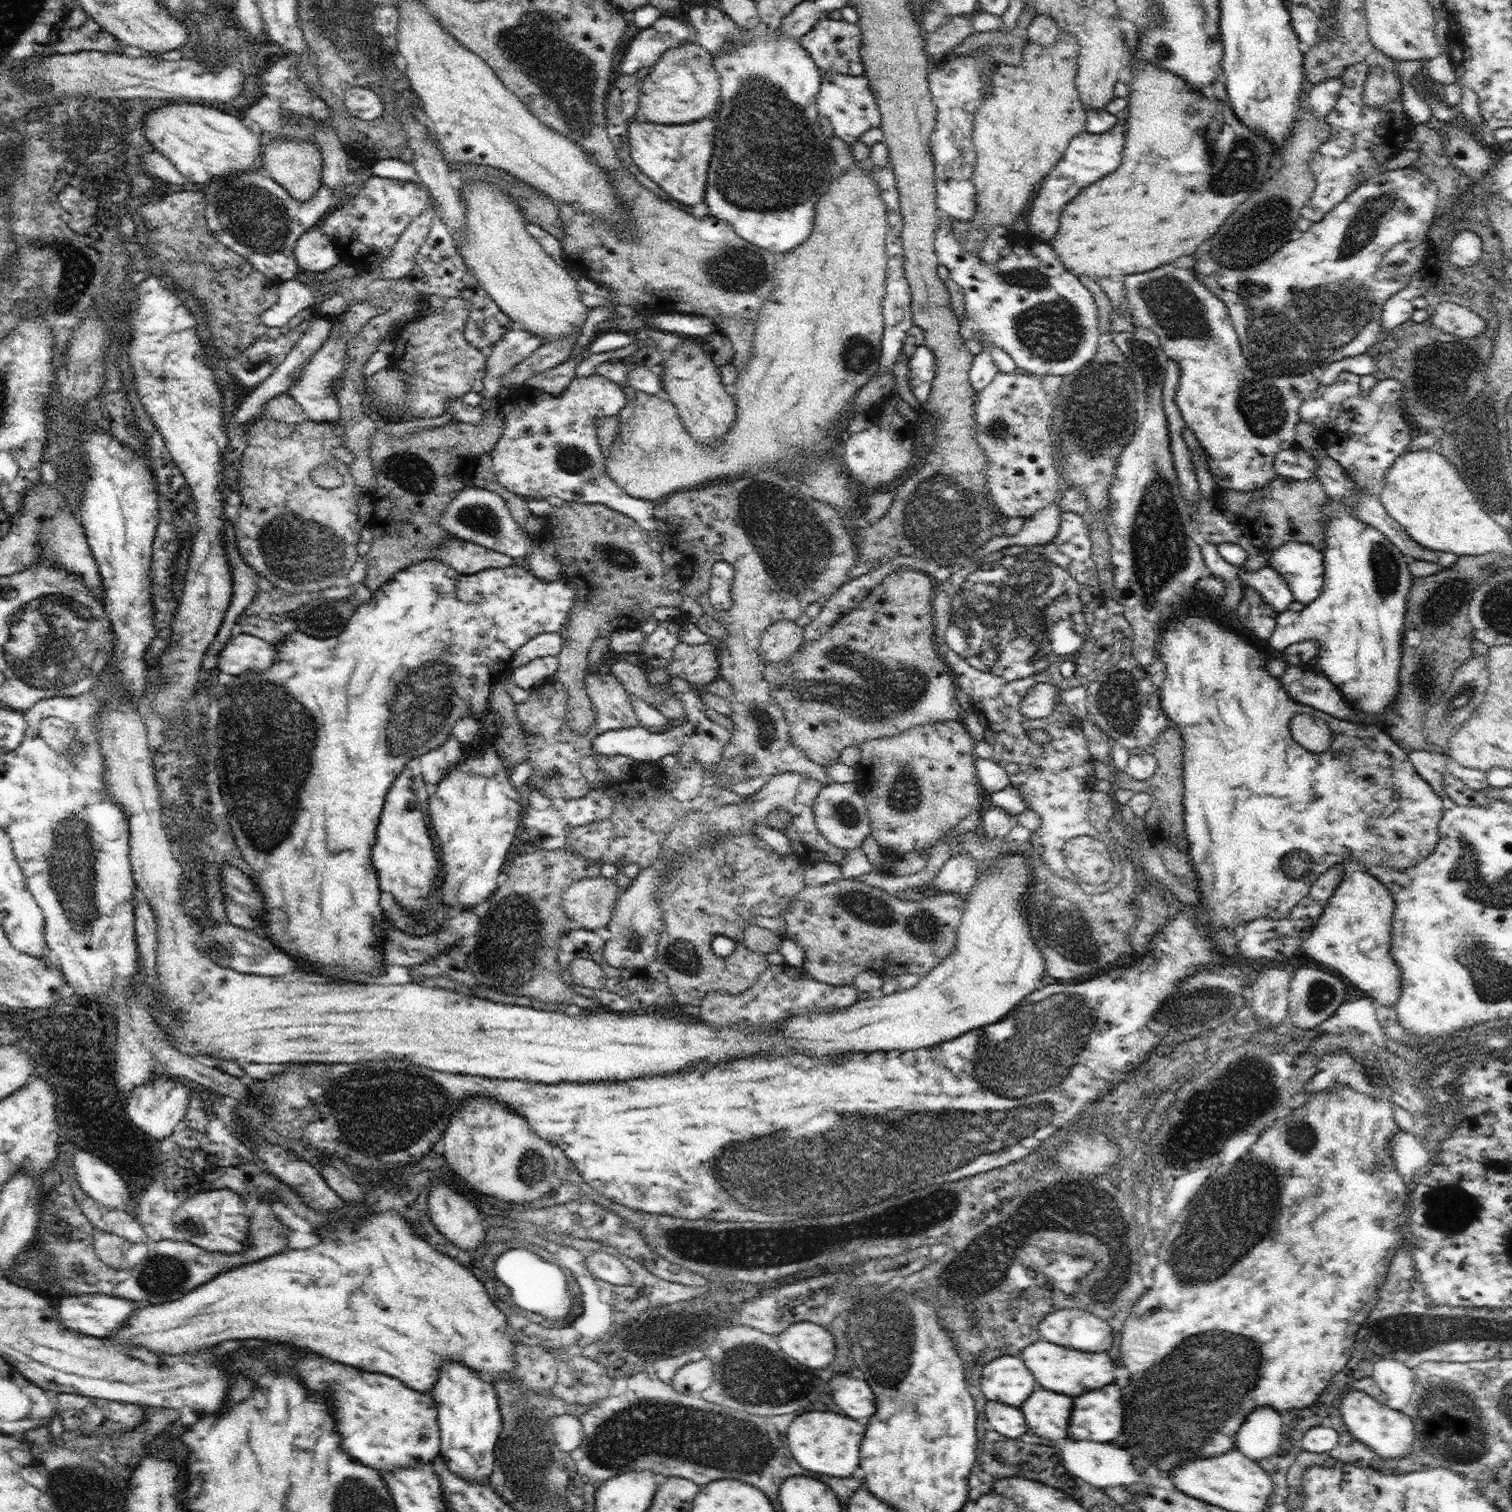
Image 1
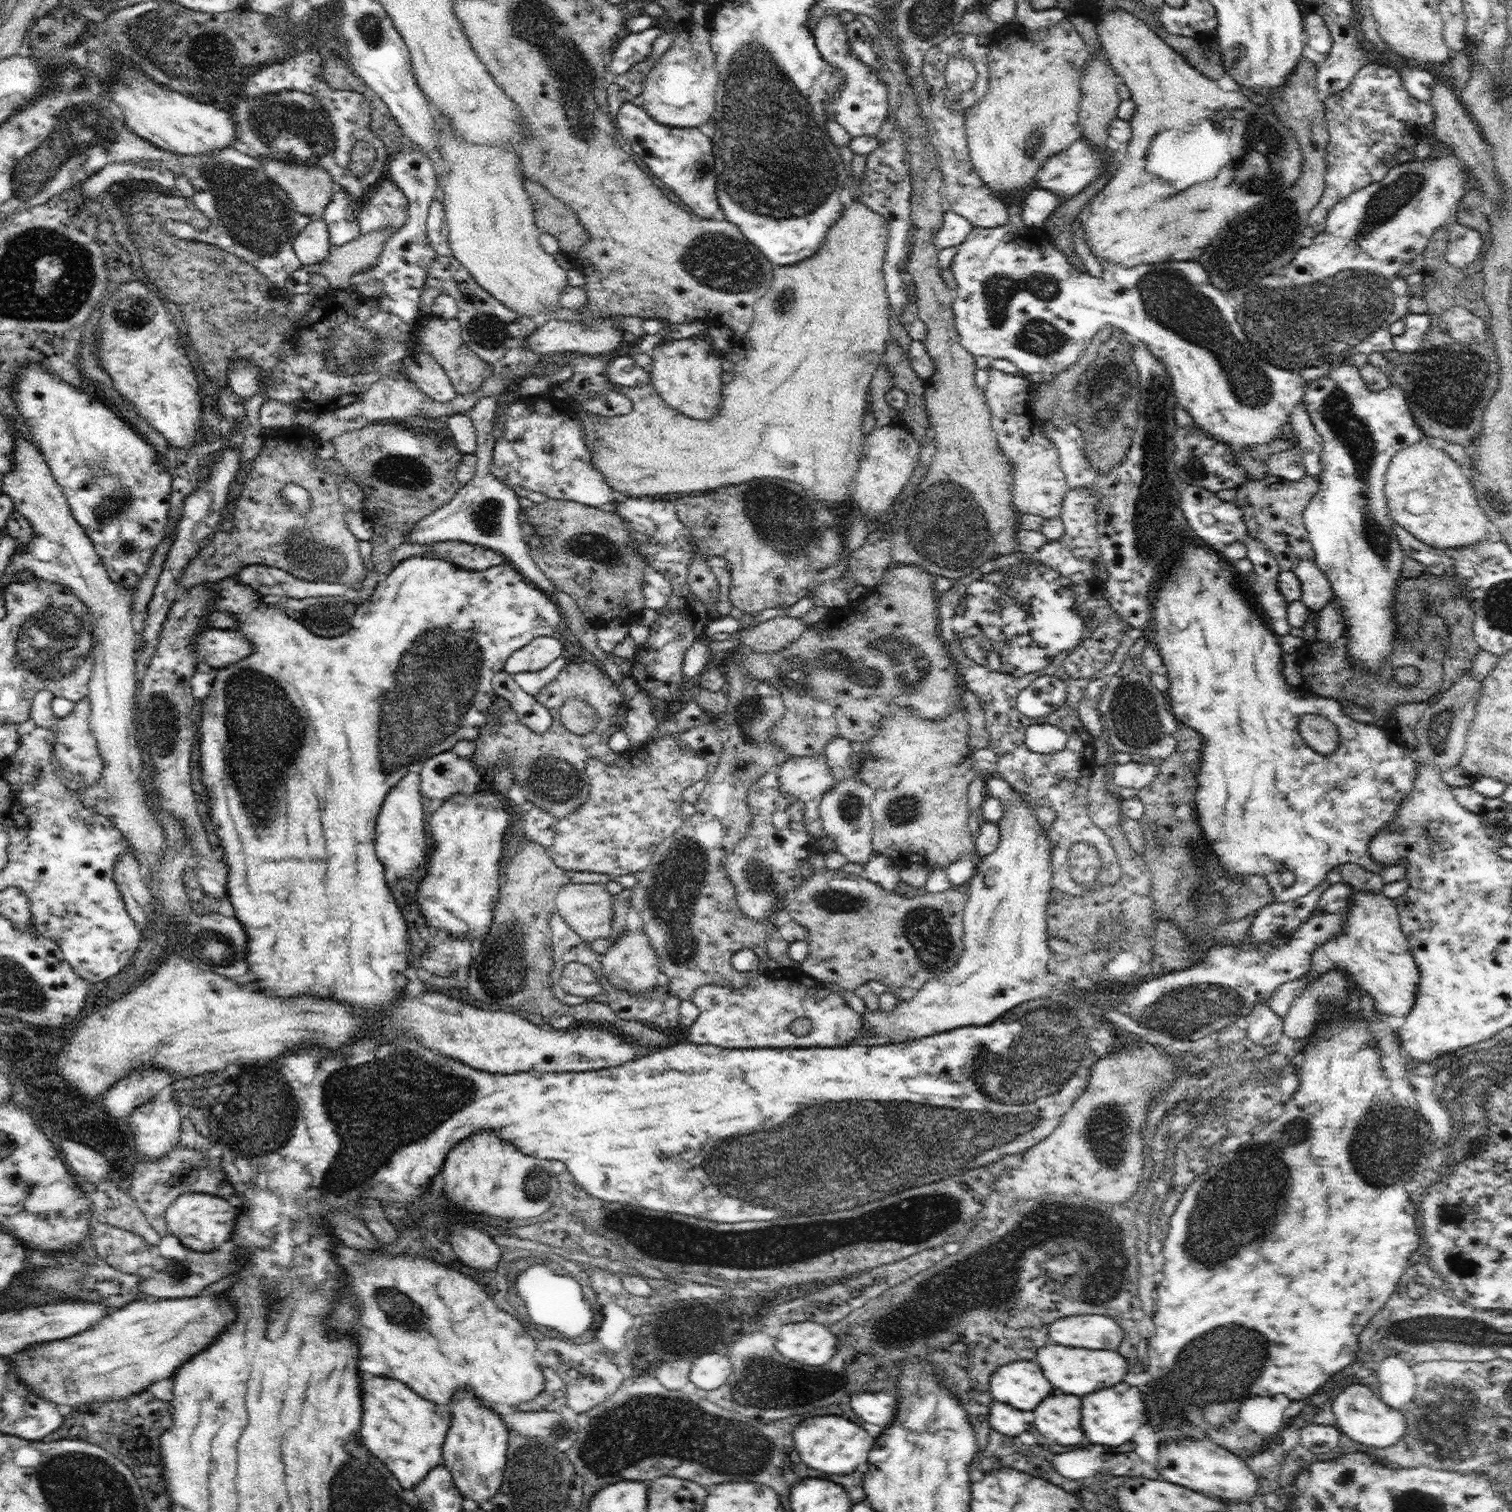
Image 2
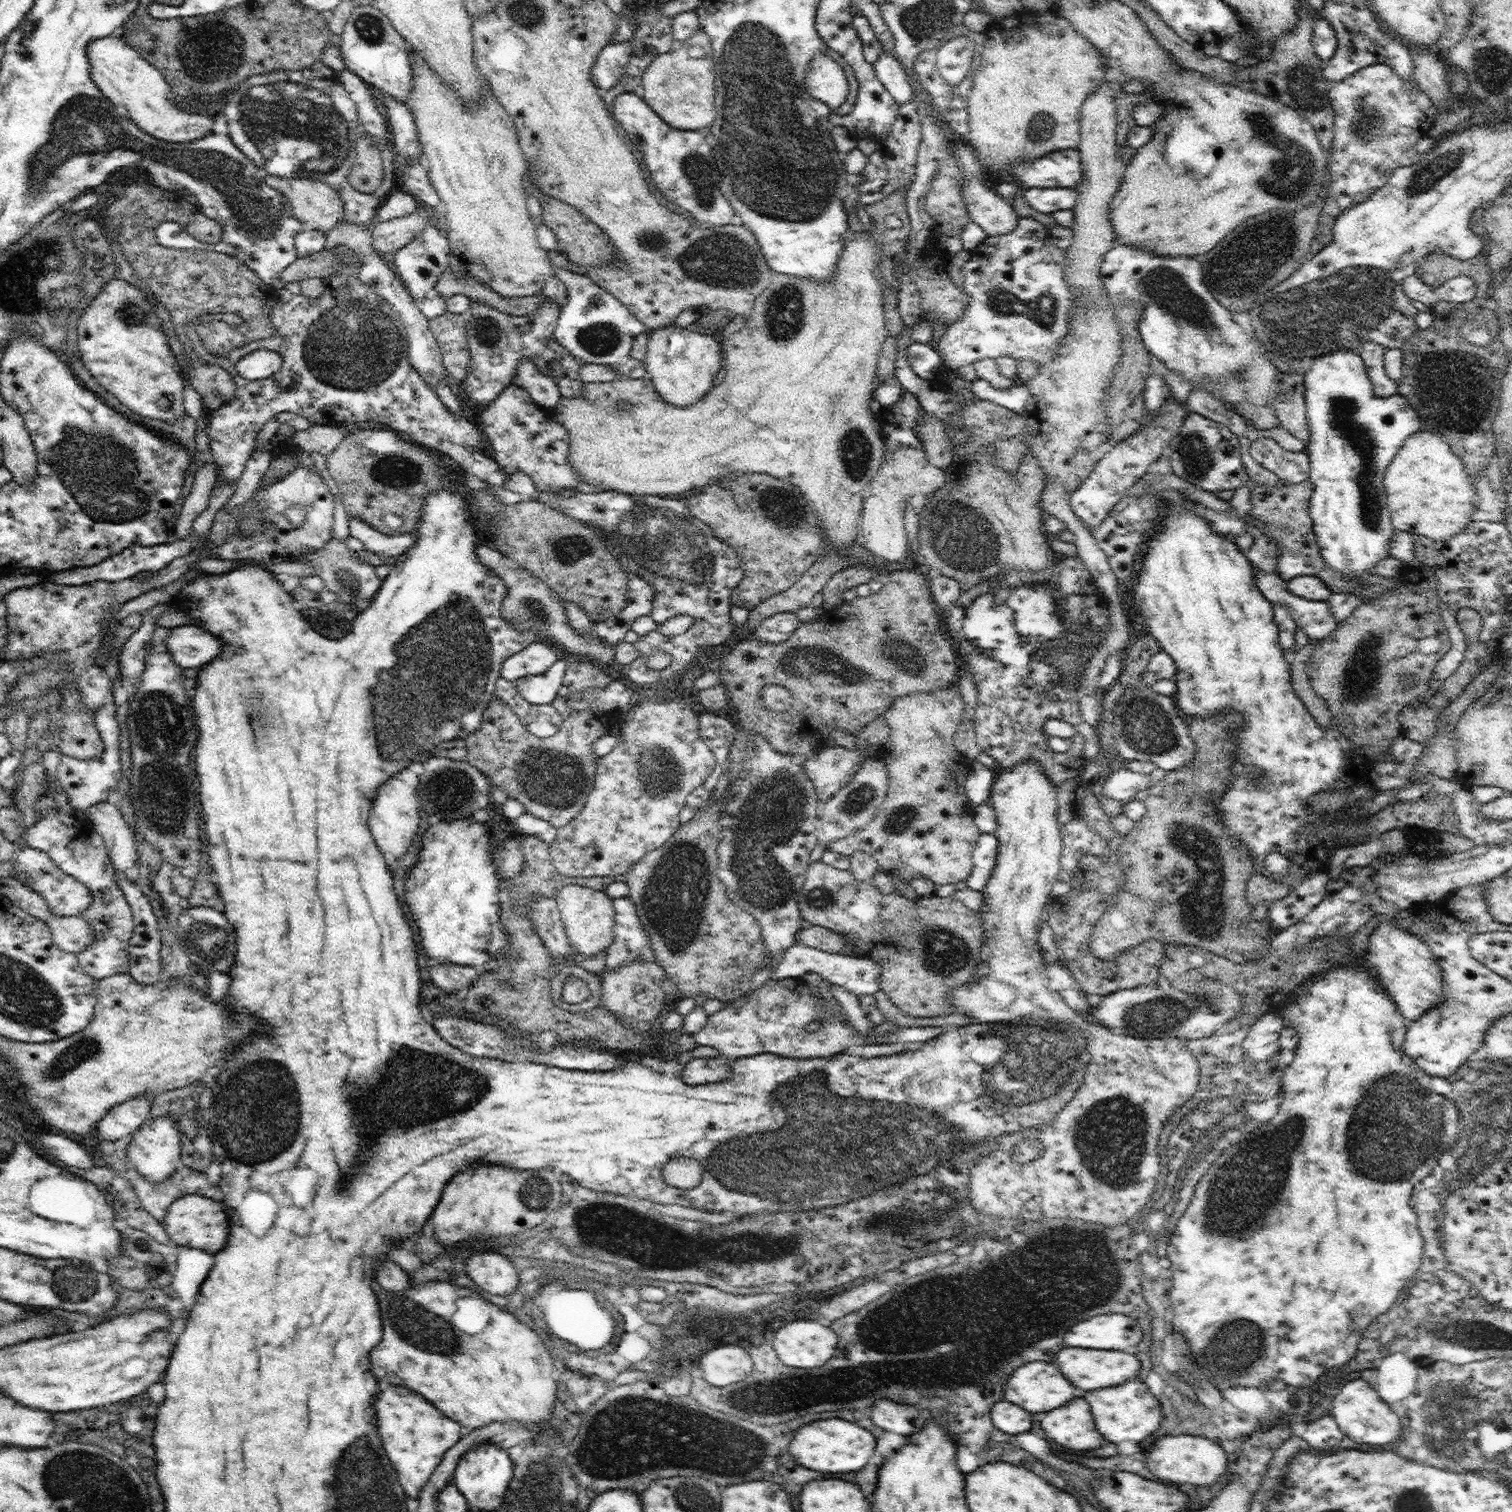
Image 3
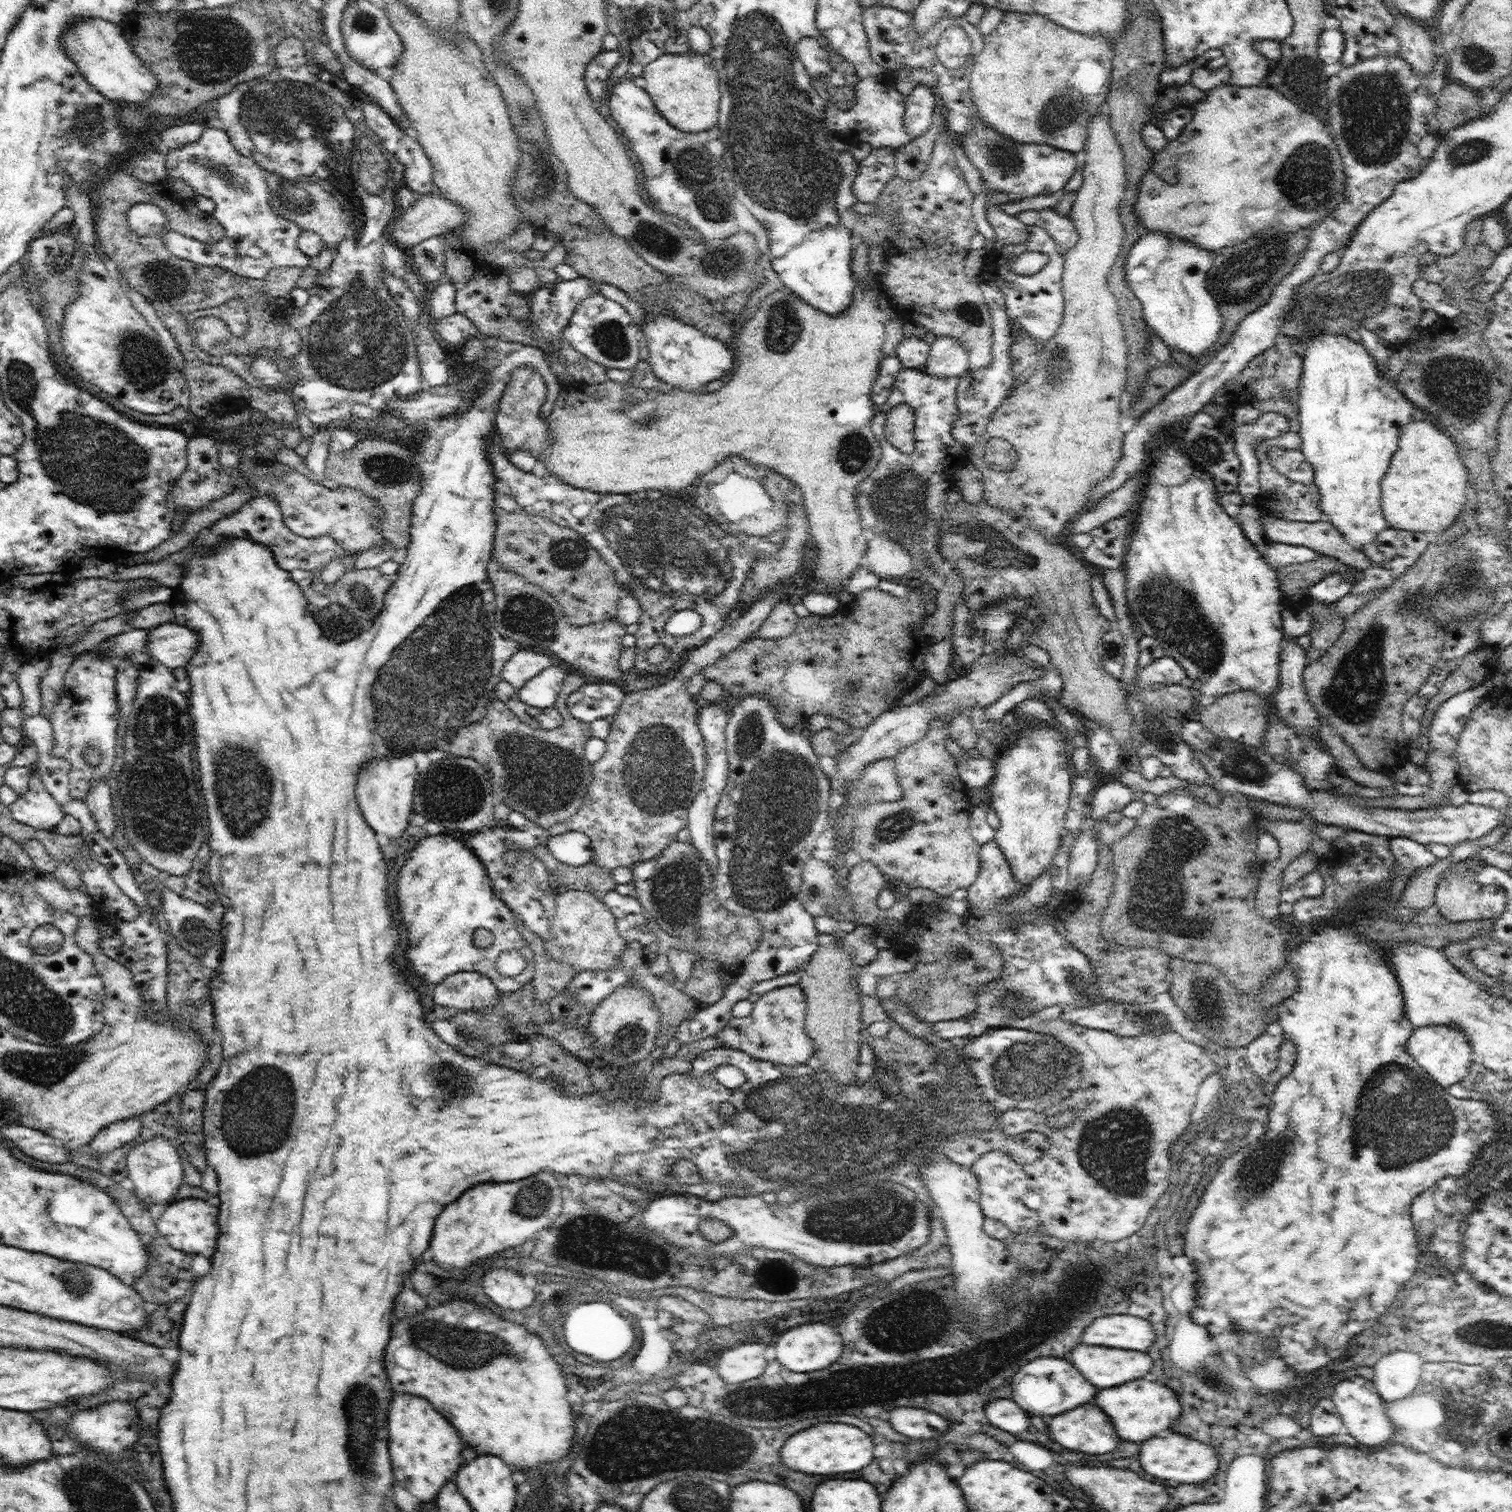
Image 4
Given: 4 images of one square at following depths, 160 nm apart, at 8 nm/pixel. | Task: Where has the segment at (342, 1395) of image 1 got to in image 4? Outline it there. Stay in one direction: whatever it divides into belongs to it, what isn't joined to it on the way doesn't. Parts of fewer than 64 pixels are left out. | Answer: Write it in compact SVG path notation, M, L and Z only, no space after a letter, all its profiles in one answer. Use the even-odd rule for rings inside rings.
M404 1393L394 1396L388 1414L388 1430L396 1482L424 1502L436 1498L440 1488L450 1482L460 1466L467 1462L462 1456L467 1442L460 1438L458 1430L426 1398Z

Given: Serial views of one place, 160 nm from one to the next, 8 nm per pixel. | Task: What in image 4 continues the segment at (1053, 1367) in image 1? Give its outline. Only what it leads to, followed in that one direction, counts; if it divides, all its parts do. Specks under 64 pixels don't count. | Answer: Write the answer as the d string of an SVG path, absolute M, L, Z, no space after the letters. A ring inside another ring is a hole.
M1076 1346L1066 1360L1072 1362L1084 1378L1088 1378L1096 1388L1110 1388L1124 1384L1134 1378L1142 1378L1152 1368L1152 1358L1136 1350L1118 1350L1106 1346Z

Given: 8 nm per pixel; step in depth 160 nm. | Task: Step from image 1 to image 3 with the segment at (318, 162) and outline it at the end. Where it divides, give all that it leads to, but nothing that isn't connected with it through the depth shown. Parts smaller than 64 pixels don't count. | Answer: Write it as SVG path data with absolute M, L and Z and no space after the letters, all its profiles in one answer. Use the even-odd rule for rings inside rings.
M264 173L268 186L284 193L300 222L312 222L324 234L338 226L344 215L343 200L327 182L273 176Z

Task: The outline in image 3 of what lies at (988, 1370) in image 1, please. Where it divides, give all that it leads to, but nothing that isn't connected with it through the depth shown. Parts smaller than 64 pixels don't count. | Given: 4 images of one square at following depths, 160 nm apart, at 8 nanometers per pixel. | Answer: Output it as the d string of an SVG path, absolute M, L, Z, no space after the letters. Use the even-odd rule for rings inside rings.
M1030 1362L1012 1372L1004 1386L1006 1400L1028 1412L1046 1412L1064 1406L1074 1398L1074 1384L1046 1362Z

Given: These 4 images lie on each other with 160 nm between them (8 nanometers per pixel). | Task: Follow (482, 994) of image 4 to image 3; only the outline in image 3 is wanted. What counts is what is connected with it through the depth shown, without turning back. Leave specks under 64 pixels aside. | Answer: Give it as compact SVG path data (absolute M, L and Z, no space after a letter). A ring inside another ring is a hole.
M439 964L432 967L430 980L440 991L455 997L465 986L471 987L473 982L479 977L478 971L474 967L461 966L458 964Z

